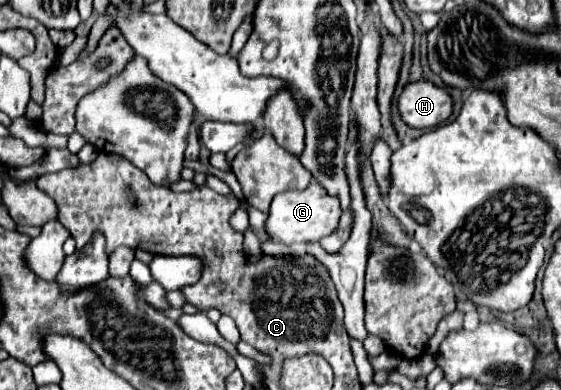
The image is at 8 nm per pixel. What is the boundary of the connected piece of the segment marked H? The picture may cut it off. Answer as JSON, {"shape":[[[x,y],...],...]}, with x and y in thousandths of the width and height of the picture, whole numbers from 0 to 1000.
{"shape":[[[750,203],[722,223],[711,249],[711,285],[725,321],[772,331],[804,300],[807,254],[793,223]]]}

